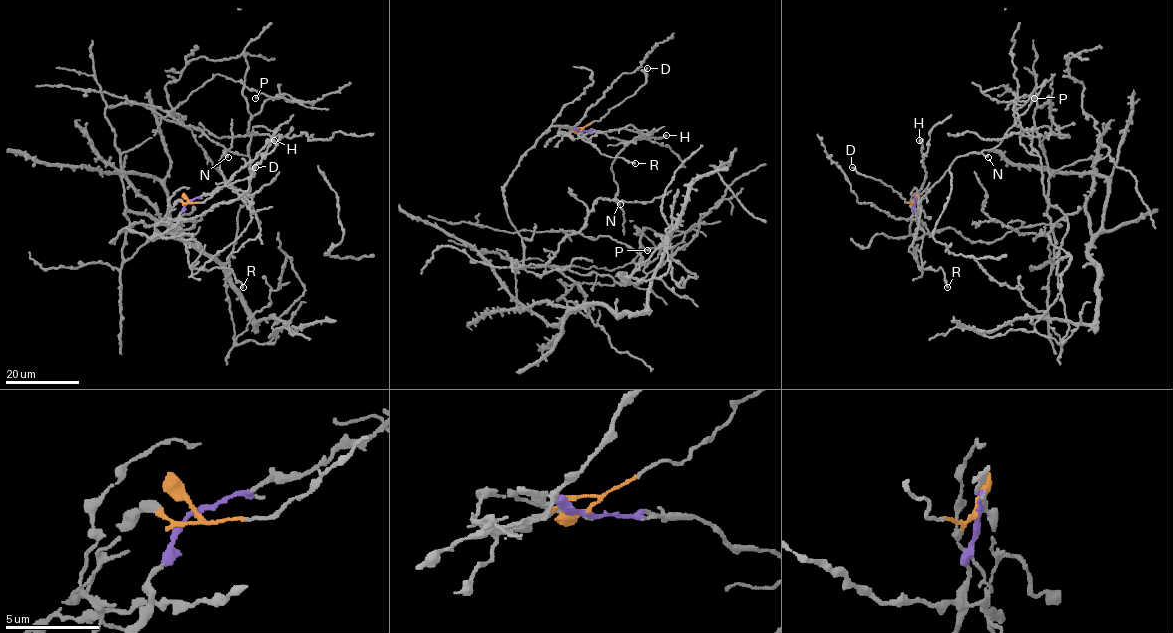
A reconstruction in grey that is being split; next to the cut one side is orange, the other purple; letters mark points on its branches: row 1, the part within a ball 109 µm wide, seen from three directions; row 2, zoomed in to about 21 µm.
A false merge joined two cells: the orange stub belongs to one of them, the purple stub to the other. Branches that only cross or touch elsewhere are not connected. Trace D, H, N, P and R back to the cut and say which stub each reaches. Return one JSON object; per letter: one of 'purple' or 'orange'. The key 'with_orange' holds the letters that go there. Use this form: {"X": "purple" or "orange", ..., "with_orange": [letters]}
{"D": "orange", "H": "purple", "N": "orange", "P": "purple", "R": "orange", "with_orange": ["D", "N", "R"]}

